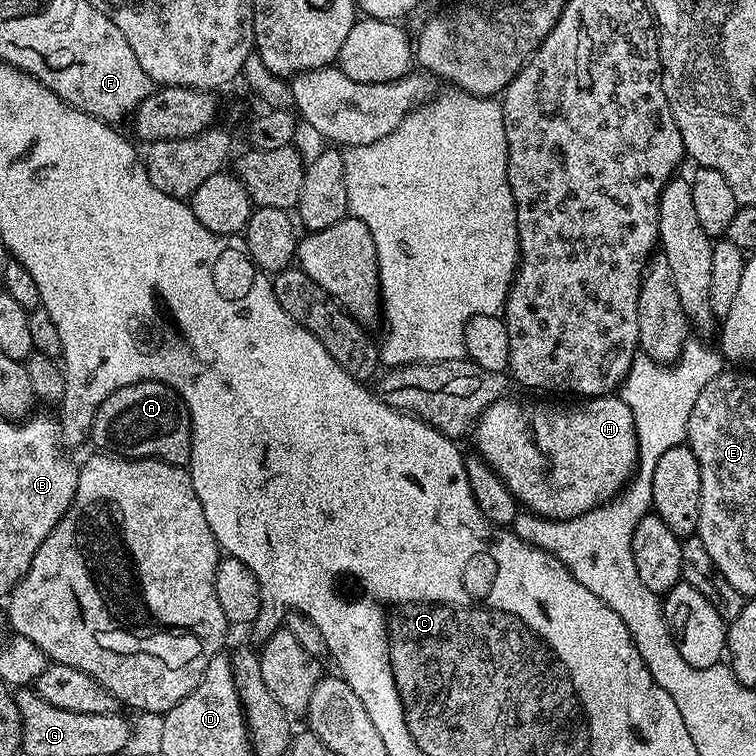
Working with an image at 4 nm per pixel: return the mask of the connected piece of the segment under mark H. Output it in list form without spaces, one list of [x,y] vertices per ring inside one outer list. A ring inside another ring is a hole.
[[[619,395],[572,402],[576,404],[527,404],[524,400],[508,399],[495,400],[476,421],[475,451],[500,475],[527,511],[547,520],[569,520],[619,496],[638,467],[634,414]]]

